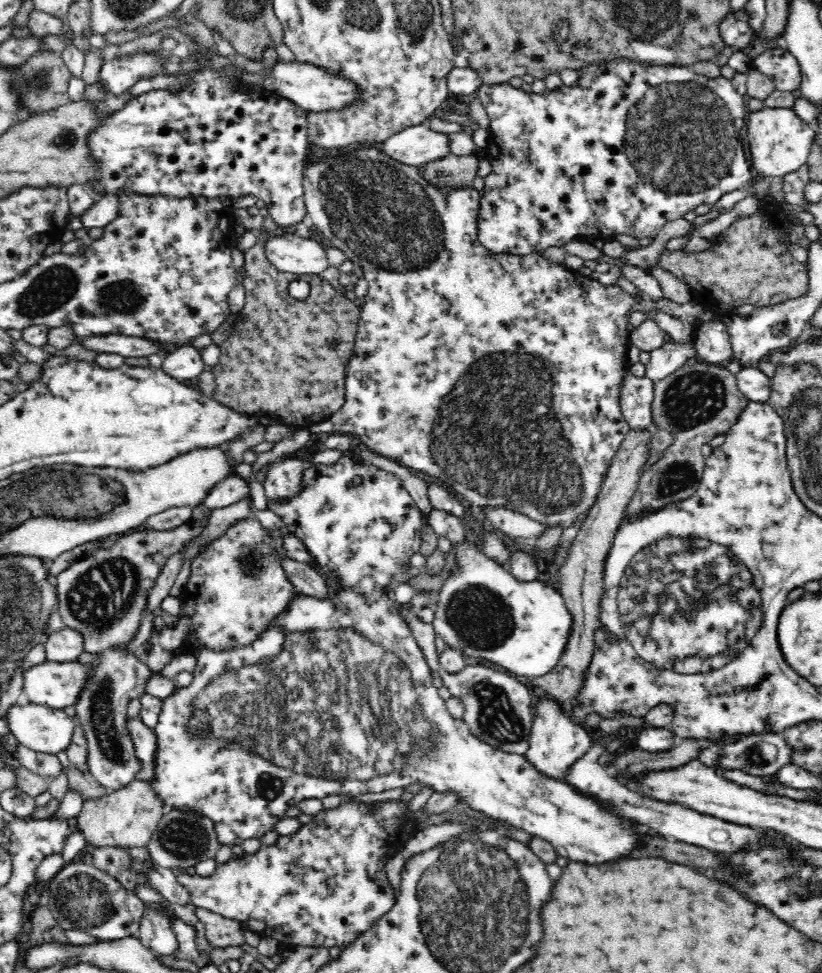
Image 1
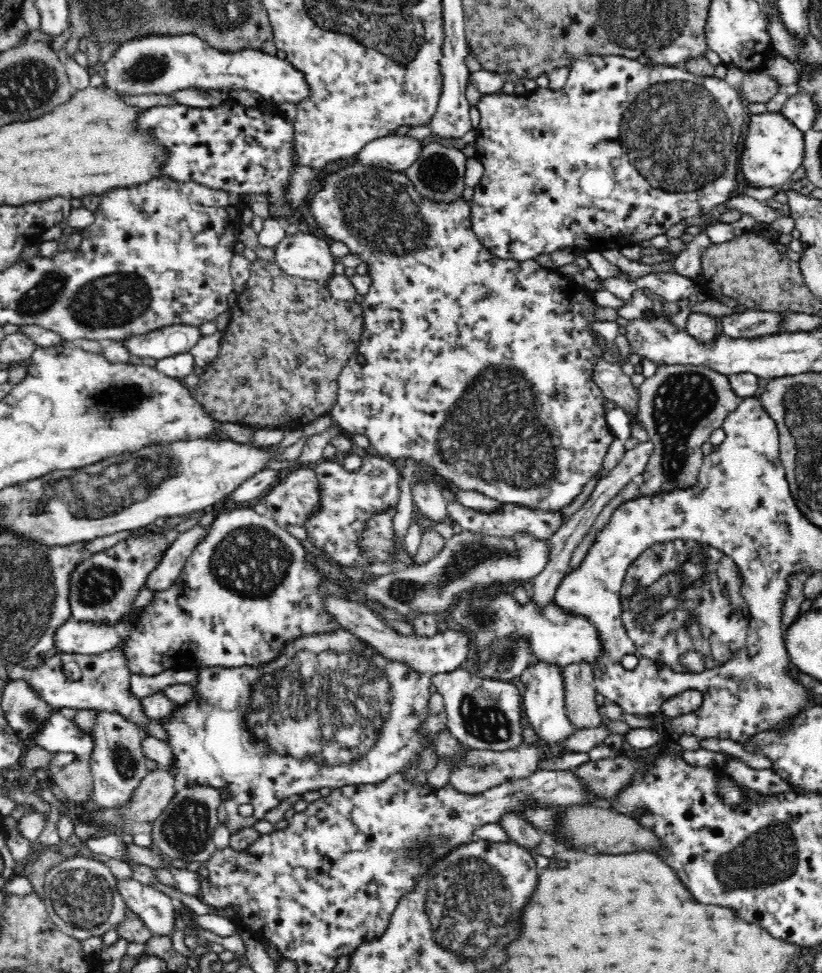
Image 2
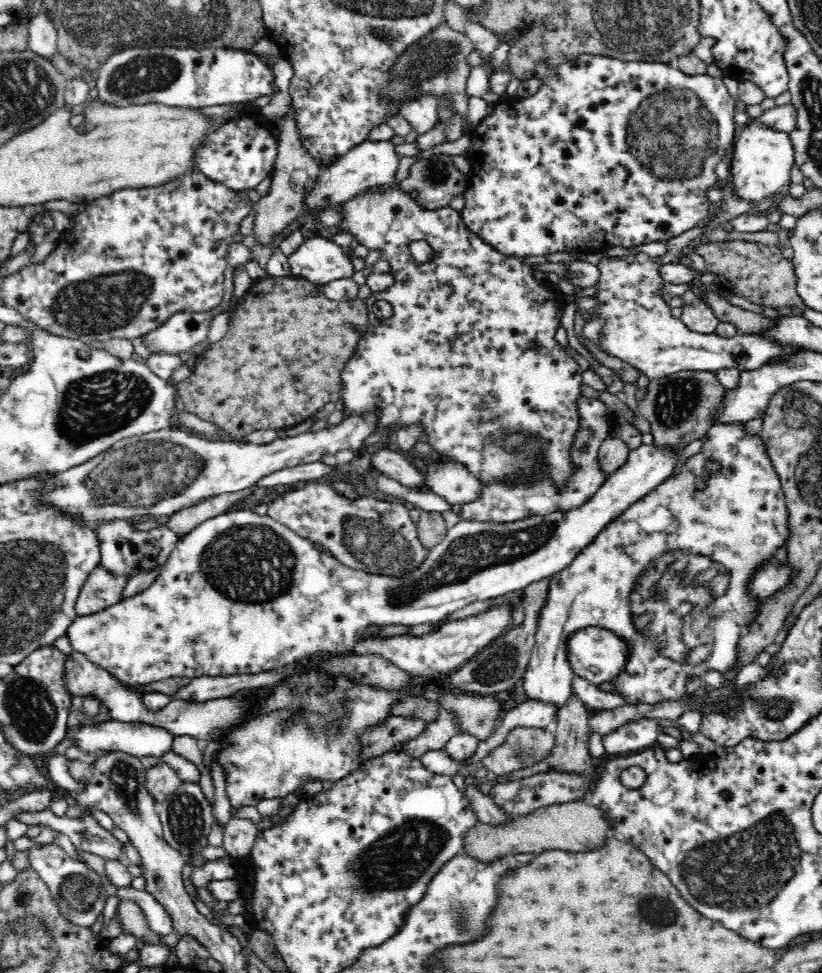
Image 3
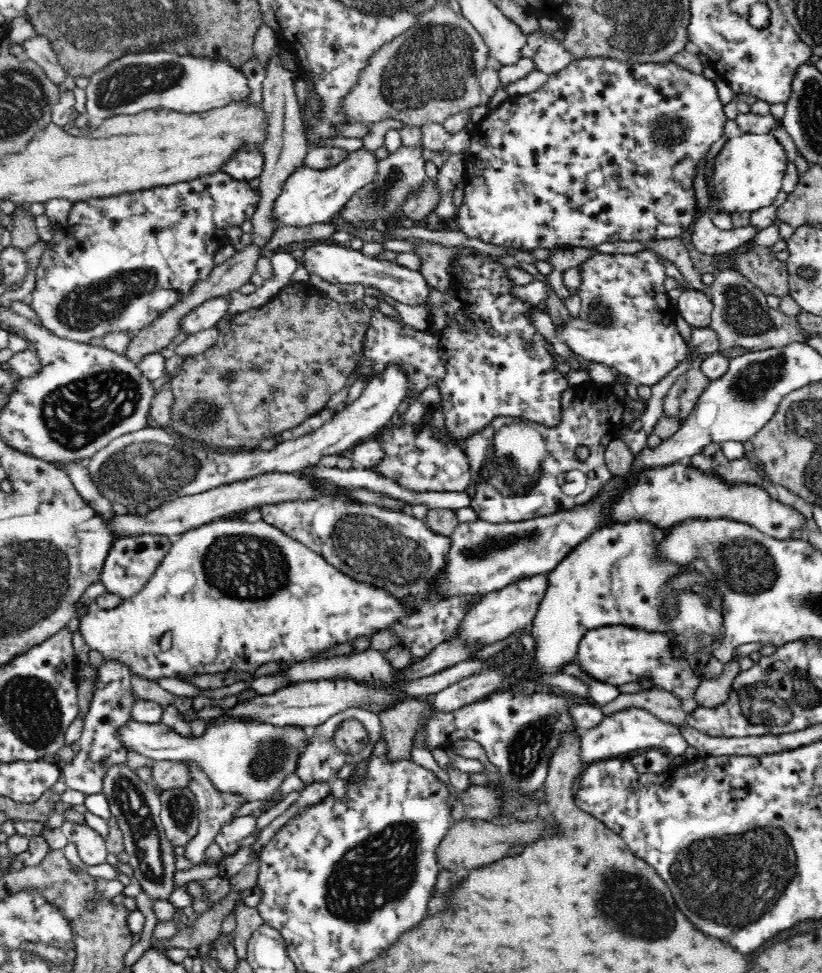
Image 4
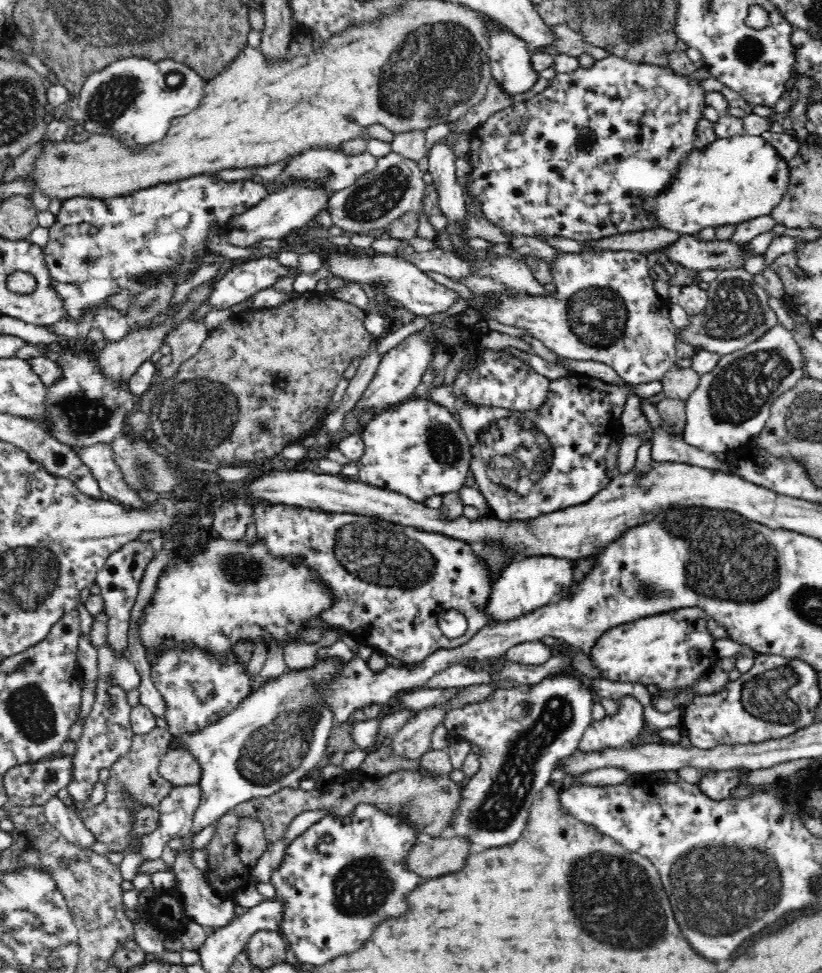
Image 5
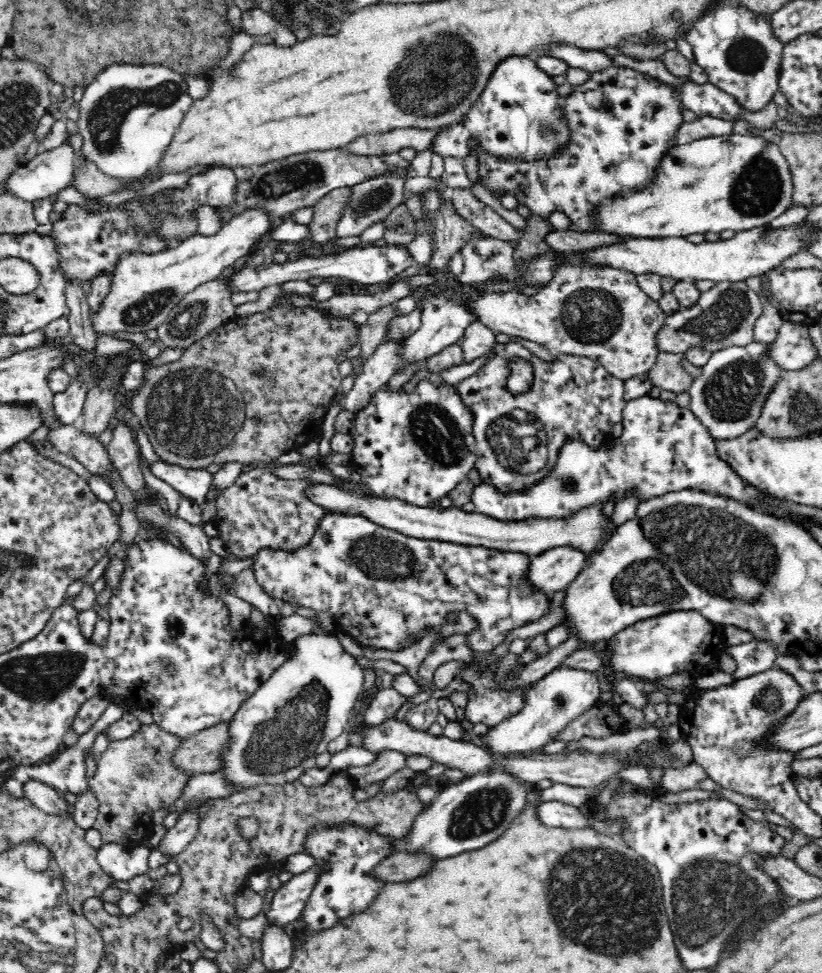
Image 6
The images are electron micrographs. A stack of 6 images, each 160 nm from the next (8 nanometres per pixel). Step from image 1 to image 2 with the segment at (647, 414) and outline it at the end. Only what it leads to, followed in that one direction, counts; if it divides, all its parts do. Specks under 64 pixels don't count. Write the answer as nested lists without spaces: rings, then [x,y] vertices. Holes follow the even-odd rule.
[[[598,362],[594,370],[594,381],[602,389],[604,396],[623,408],[630,418],[632,437],[638,442],[648,442],[648,432],[640,414],[640,391],[634,386],[632,378],[622,372],[622,365]]]

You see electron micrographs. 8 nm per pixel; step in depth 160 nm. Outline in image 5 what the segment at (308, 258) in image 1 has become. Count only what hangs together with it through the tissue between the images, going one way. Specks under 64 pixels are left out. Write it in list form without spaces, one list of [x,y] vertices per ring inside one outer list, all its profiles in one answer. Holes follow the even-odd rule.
[[[330,252],[323,263],[328,268],[328,277],[318,281],[315,290],[328,292],[328,280],[332,278],[340,278],[346,282],[359,282],[360,284],[370,284],[376,286],[386,298],[390,298],[392,302],[396,302],[396,306],[402,306],[410,310],[414,315],[430,316],[437,312],[446,311],[456,300],[464,300],[466,298],[460,296],[454,290],[436,283],[432,278],[424,274],[414,264],[408,262],[405,258],[393,255],[375,255],[368,254],[340,254],[340,252]]]

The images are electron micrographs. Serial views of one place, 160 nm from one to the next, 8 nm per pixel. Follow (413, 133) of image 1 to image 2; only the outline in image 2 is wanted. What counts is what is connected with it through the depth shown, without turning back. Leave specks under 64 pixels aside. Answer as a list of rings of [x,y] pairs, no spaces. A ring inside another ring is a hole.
[[[408,134],[383,136],[382,138],[368,142],[356,159],[369,165],[378,165],[396,171],[410,168],[424,150],[424,140],[412,138]]]

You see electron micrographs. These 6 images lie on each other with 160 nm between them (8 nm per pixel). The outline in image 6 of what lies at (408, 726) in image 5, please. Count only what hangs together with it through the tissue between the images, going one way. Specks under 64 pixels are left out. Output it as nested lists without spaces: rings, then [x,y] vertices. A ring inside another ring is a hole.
[[[382,749],[375,753],[374,760],[366,766],[346,766],[344,773],[353,778],[355,788],[363,789],[392,776],[406,768],[408,755],[394,749]]]

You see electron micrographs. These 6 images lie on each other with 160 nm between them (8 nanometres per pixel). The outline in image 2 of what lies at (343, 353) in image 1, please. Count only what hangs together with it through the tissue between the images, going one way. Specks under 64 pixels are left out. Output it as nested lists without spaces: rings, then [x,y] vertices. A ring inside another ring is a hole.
[[[256,257],[250,263],[250,276],[245,287],[237,295],[236,305],[231,308],[232,316],[228,328],[223,332],[219,355],[212,360],[212,364],[199,371],[200,379],[192,395],[208,409],[208,413],[220,422],[230,422],[251,428],[276,427],[284,431],[302,430],[312,424],[314,420],[330,414],[337,402],[338,376],[342,372],[348,359],[355,354],[357,344],[360,342],[363,325],[363,308],[356,301],[345,301],[332,296],[328,286],[321,281],[303,279],[286,274],[274,261]]]

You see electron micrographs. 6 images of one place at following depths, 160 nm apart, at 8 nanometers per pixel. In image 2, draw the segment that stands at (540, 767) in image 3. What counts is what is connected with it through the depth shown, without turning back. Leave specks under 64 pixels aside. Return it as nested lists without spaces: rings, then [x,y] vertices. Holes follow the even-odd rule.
[[[586,659],[560,667],[568,719],[578,728],[598,728],[608,721],[595,703],[593,664]]]

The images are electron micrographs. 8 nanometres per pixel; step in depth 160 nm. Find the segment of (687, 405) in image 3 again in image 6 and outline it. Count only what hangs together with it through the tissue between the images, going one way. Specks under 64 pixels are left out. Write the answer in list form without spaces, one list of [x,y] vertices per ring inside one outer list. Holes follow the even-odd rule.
[[[660,352],[656,366],[648,374],[651,384],[658,386],[660,390],[670,390],[674,394],[688,390],[694,378],[684,369],[682,359],[681,353]]]

